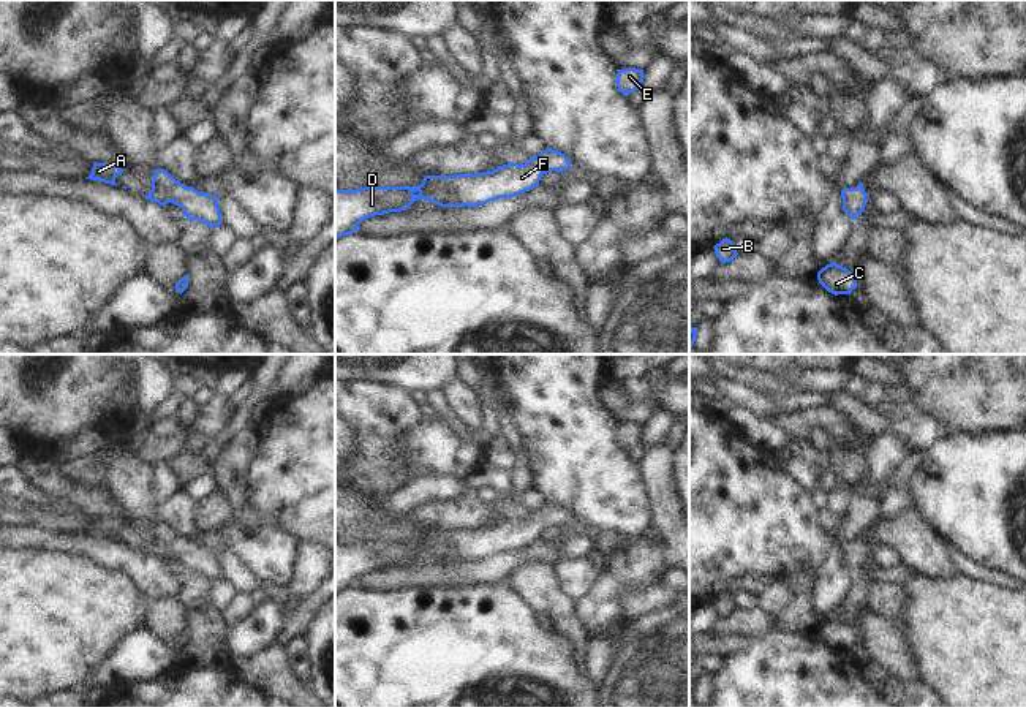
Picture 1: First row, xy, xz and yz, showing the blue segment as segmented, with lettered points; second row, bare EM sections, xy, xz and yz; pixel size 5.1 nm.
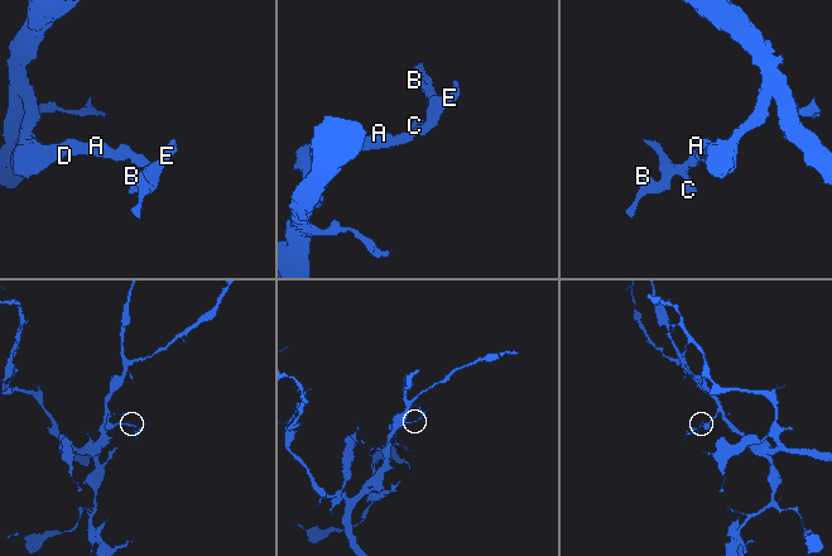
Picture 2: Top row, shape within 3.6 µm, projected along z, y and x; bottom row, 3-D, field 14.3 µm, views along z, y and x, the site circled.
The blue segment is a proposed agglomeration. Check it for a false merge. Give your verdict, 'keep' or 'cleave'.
keep

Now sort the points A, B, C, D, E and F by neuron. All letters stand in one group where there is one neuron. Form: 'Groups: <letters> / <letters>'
Groups: A B C D E F.

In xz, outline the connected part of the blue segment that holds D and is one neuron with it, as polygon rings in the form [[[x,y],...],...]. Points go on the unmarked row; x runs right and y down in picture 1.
[[[552,503],[530,511],[525,519],[507,517],[493,525],[455,530],[425,530],[417,541],[364,541],[357,544],[335,544],[335,593],[359,585],[359,577],[368,571],[406,565],[414,555],[427,554],[441,561],[476,561],[498,552],[512,552],[539,539],[544,528],[571,524],[571,514]]]

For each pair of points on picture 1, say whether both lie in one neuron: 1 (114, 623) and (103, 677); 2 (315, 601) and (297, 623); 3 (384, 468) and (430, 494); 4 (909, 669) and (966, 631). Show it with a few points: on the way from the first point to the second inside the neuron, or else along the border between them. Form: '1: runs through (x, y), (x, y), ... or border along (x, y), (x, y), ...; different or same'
1: border along (133, 628), (87, 679); different
2: runs through (310, 606), (301, 619); same
3: border along (405, 484), (370, 495); different
4: border along (901, 631), (917, 661), (920, 679); different

